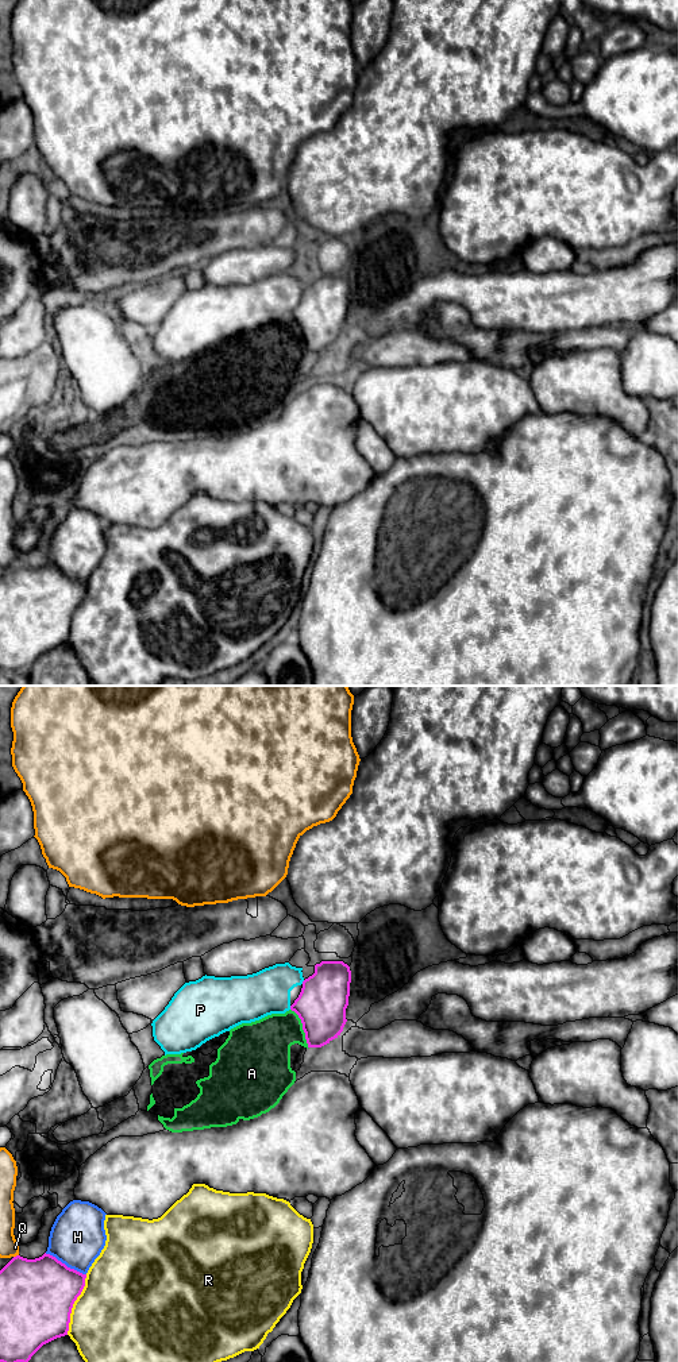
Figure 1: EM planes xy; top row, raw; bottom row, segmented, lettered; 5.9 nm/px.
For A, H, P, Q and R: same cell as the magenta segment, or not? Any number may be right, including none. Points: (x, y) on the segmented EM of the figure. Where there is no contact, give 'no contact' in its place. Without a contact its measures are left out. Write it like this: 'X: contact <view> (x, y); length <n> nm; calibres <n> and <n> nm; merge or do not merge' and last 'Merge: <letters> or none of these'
A: contact xy (303, 1027); length 260 nm; calibres 300 and 300 nm; do not merge
H: contact xy (64, 1264); length 280 nm; calibres 440 and 320 nm; do not merge
P: contact xy (303, 982); length 30 nm; calibres 300 and 260 nm; do not merge
Q: contact xy (16, 1256); length 40 nm; calibres 420 and 110 nm; do not merge
R: contact xy (73, 1303); length 380 nm; calibres 440 and 480 nm; do not merge
Merge: none of these

